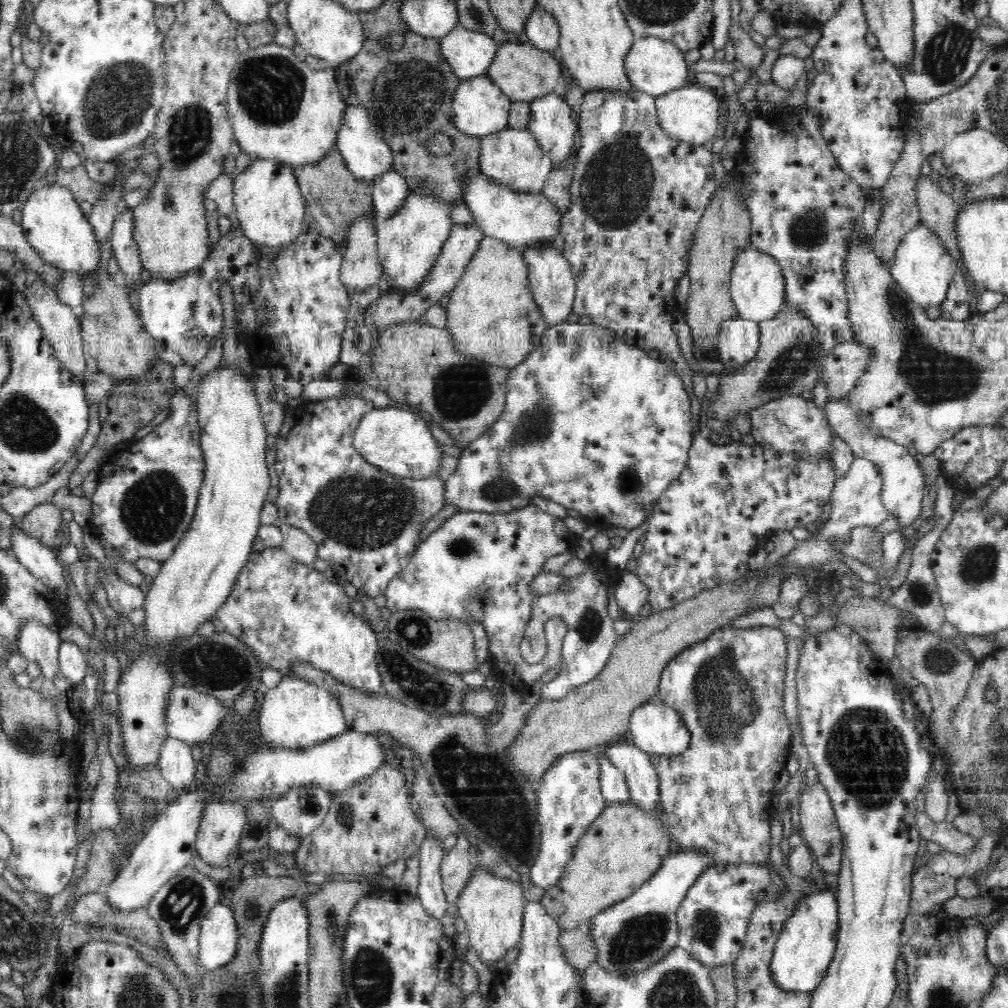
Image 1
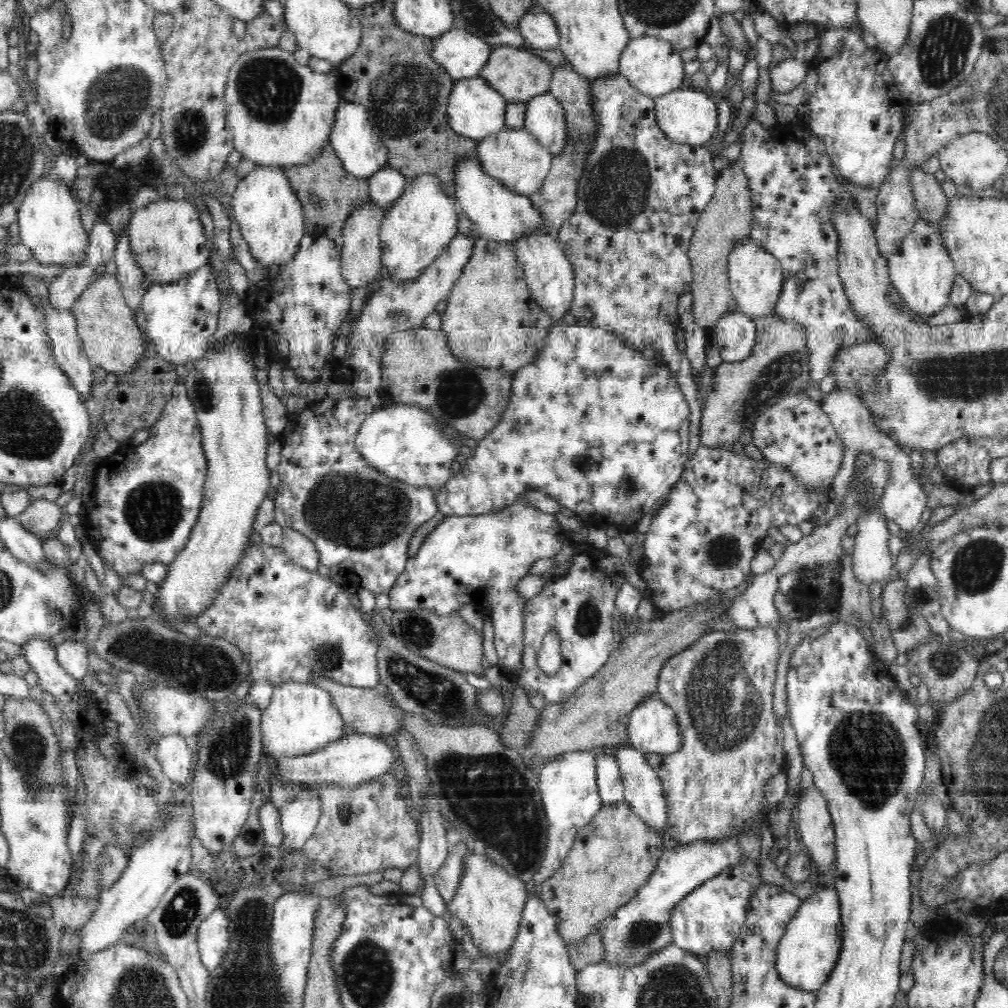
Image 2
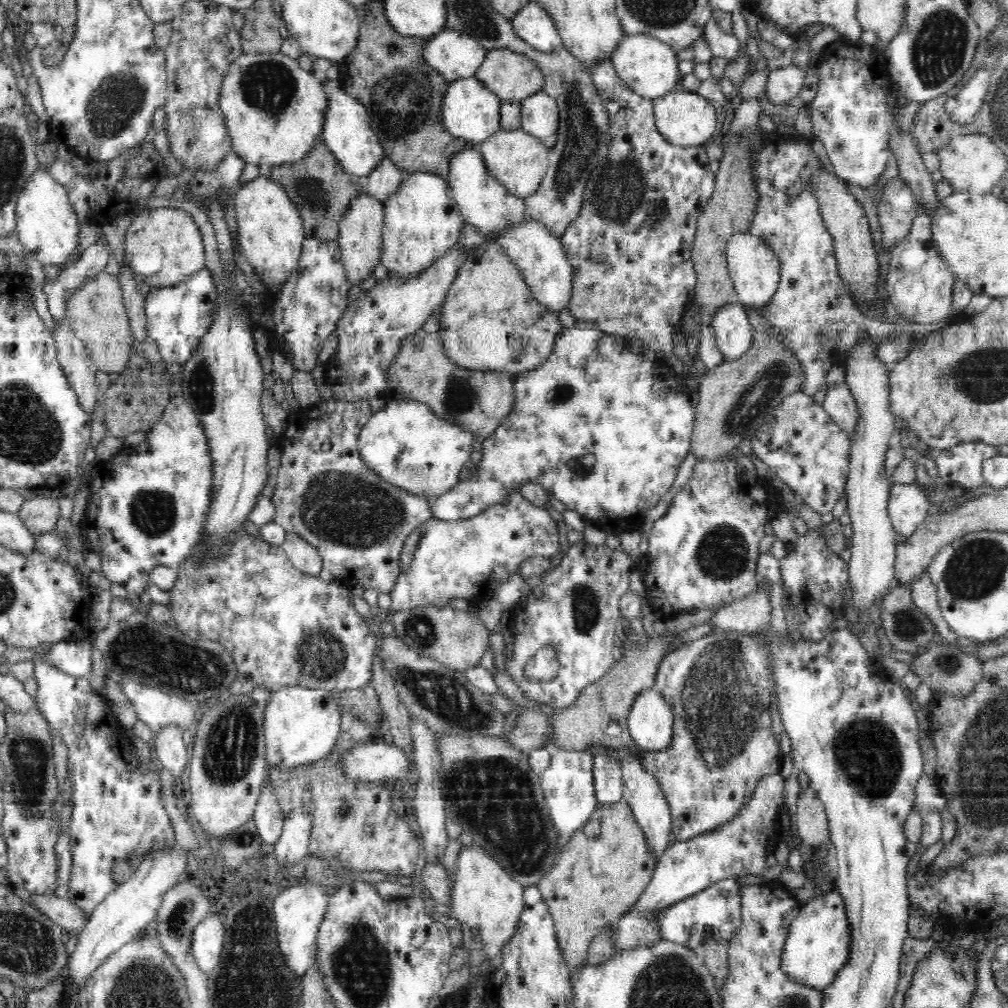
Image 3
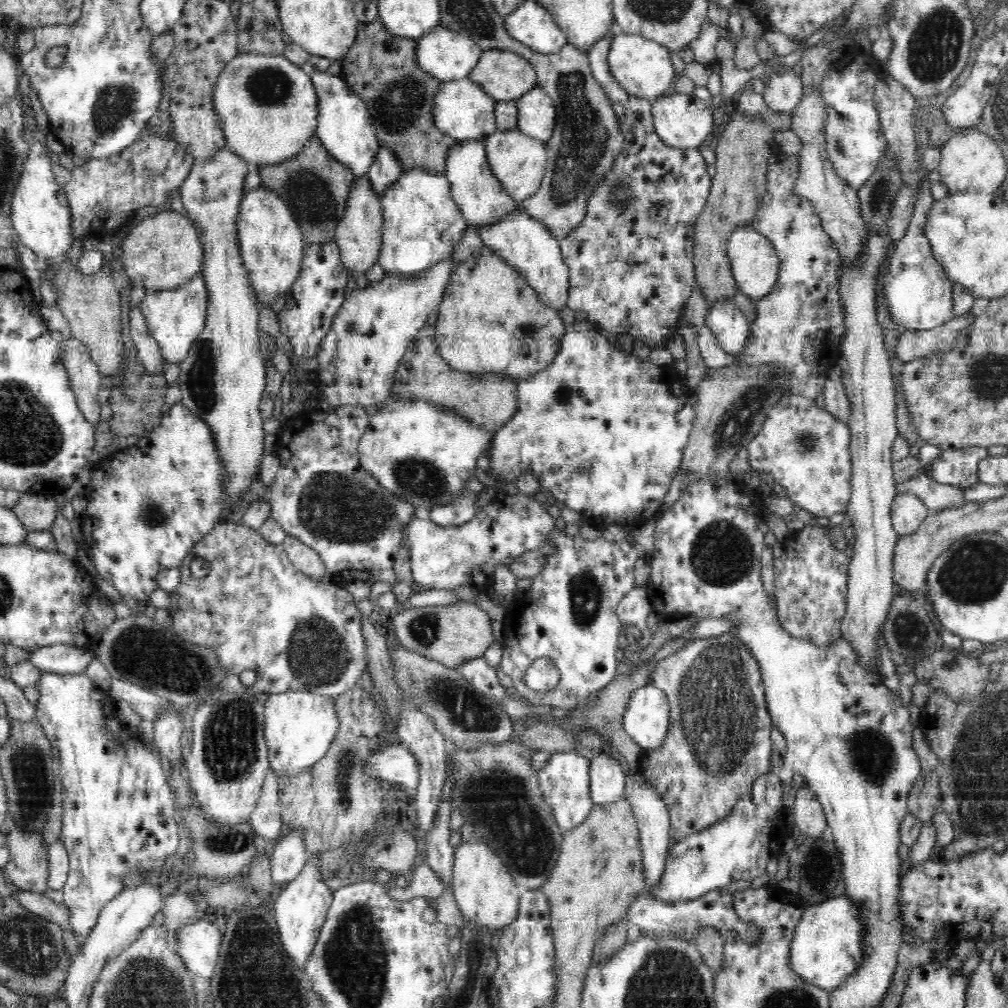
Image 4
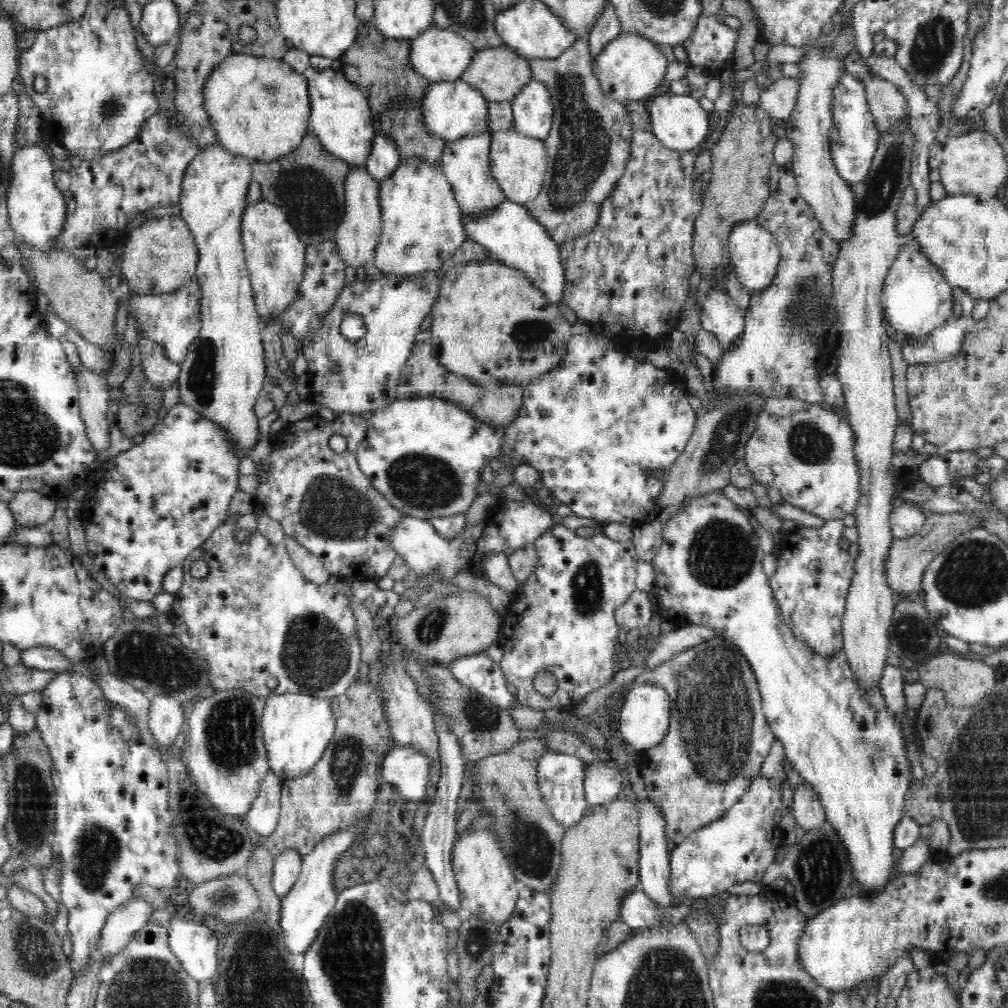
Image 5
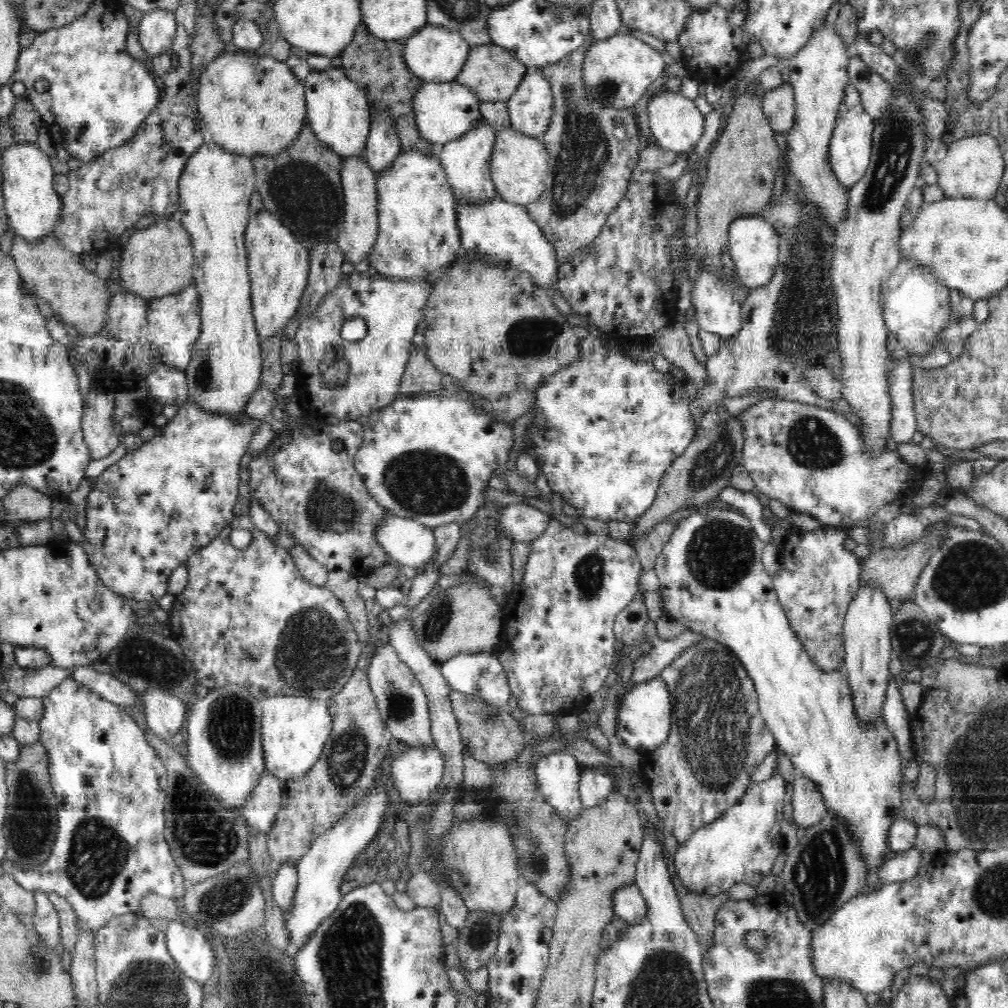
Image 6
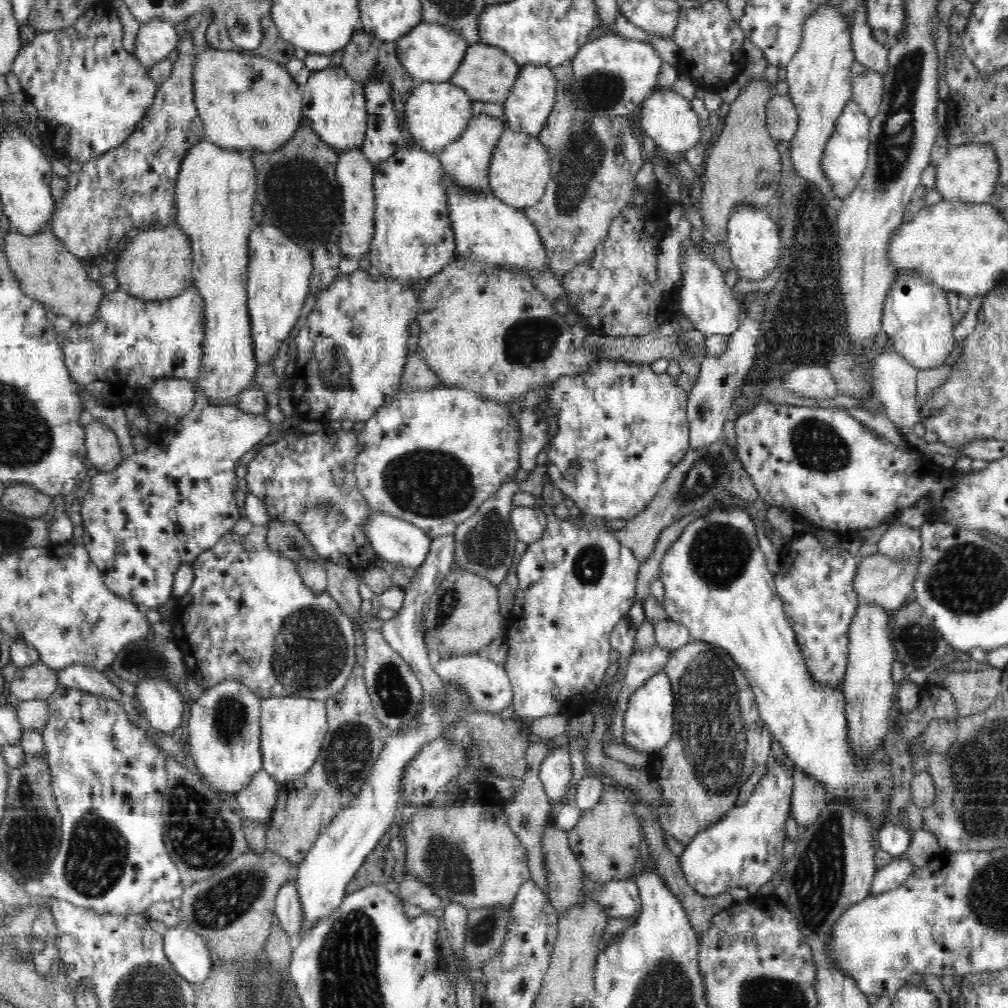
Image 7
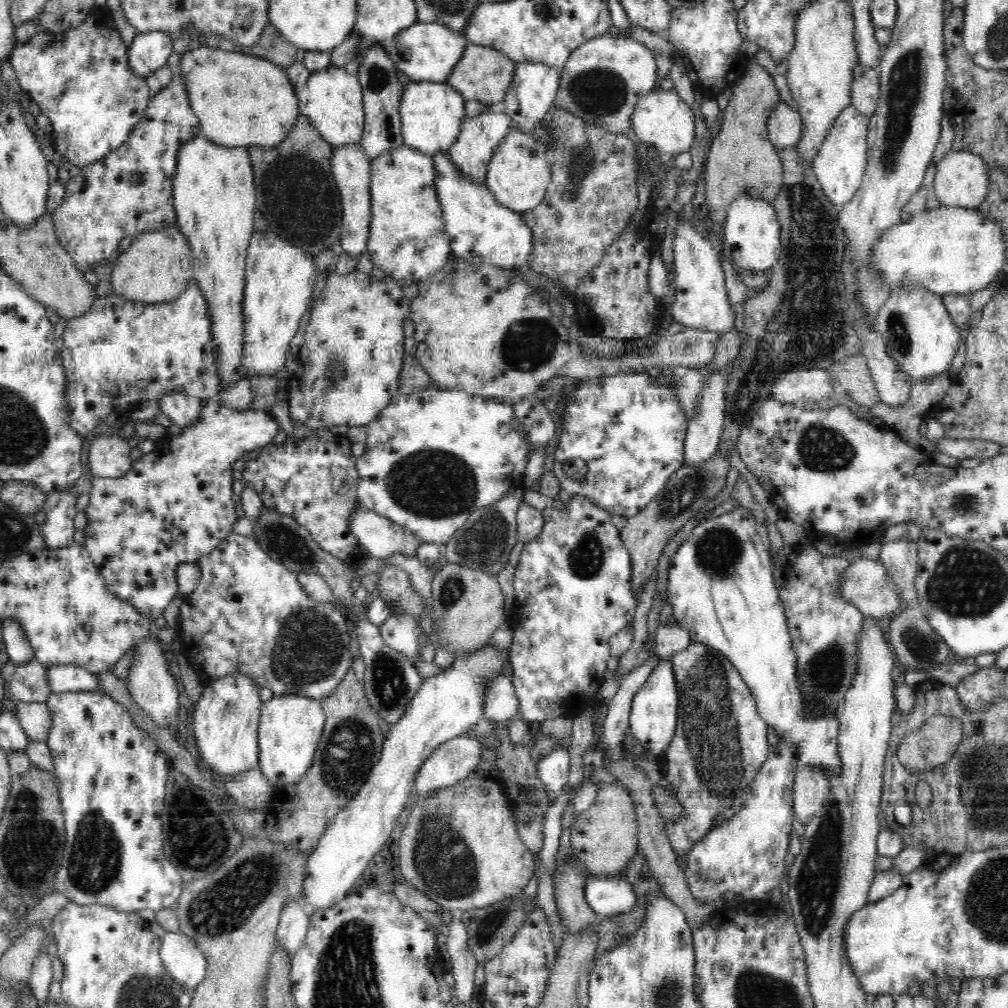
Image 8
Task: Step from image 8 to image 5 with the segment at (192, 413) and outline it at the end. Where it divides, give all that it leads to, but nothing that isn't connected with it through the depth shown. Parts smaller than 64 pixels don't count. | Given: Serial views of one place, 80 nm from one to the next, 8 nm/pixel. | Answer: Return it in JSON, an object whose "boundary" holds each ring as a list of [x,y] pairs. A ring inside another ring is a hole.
{"boundary":[[[137,329],[140,358],[145,378],[154,388],[166,392],[172,386],[176,386],[176,380],[178,381],[181,372],[180,365],[166,358],[164,348],[152,340],[147,340],[141,334],[141,330]]]}

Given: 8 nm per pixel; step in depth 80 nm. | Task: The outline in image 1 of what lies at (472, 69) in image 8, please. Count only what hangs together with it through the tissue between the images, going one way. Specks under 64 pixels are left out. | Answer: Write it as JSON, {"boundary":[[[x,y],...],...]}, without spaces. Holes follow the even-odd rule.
{"boundary":[[[505,42],[498,47],[494,62],[490,64],[485,76],[496,84],[496,87],[504,92],[504,95],[508,96],[511,103],[531,103],[538,98],[542,98],[542,96],[555,93],[563,80],[561,64],[554,58],[552,52],[540,50],[531,43],[516,42]]]}

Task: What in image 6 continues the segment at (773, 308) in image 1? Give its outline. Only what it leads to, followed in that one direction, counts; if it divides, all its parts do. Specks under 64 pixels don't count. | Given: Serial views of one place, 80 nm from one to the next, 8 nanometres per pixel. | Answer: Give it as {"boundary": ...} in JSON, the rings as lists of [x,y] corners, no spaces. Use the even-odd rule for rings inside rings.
{"boundary":[[[740,216],[730,223],[728,246],[731,259],[735,264],[735,272],[742,286],[750,290],[763,287],[774,277],[778,266],[778,236],[776,229],[762,216]]]}

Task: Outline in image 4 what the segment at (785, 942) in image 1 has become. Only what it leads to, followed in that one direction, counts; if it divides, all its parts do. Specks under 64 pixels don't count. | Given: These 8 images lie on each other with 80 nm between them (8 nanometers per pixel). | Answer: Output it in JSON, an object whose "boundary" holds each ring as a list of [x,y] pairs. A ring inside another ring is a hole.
{"boundary":[[[848,896],[828,898],[822,904],[804,909],[790,944],[790,967],[810,984],[827,991],[836,990],[860,968],[864,958],[862,942],[864,924],[856,903]]]}

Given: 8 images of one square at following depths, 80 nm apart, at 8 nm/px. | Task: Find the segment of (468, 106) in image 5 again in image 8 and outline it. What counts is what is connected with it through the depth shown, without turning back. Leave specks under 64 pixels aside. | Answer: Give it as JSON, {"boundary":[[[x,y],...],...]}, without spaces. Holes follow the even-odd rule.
{"boundary":[[[410,81],[403,88],[399,104],[404,145],[410,146],[427,155],[446,151],[460,135],[465,116],[466,99],[447,82]]]}

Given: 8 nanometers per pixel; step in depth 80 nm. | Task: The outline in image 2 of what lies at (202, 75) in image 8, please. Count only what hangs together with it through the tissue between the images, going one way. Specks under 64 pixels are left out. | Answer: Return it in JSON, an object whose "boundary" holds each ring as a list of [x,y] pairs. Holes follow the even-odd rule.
{"boundary":[[[279,46],[274,48],[262,48],[260,50],[254,50],[251,53],[243,49],[243,53],[240,55],[240,59],[236,64],[230,68],[228,82],[226,86],[226,92],[224,92],[224,105],[227,109],[227,124],[234,136],[234,148],[238,150],[243,158],[246,160],[253,160],[255,163],[261,166],[282,166],[286,168],[289,165],[301,165],[312,160],[316,155],[320,154],[321,148],[330,142],[330,132],[334,128],[334,119],[336,111],[342,102],[339,90],[337,88],[337,78],[332,77],[329,73],[318,73],[311,70],[308,65],[300,65],[296,61],[294,53],[286,52]]]}

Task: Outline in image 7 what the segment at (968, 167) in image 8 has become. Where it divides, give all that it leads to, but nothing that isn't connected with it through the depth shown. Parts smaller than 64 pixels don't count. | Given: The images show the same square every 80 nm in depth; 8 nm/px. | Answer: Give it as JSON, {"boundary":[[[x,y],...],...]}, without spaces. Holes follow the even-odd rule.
{"boundary":[[[968,145],[950,147],[948,154],[937,165],[935,188],[944,201],[983,204],[988,203],[996,179],[999,177],[999,162],[992,145]]]}

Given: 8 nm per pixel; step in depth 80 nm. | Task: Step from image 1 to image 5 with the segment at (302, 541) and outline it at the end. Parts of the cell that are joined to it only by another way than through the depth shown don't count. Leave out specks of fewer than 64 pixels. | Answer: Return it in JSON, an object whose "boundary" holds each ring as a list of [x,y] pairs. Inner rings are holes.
{"boundary":[[[288,536],[283,541],[289,558],[296,568],[302,572],[306,580],[315,584],[325,584],[329,580],[329,573],[325,570],[324,564],[316,555],[312,555],[304,546]]]}

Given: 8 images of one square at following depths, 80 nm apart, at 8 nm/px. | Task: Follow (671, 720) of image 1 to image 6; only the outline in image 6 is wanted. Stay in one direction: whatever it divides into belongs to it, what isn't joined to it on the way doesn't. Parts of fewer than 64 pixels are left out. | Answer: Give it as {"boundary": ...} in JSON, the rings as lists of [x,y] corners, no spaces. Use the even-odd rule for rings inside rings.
{"boundary":[[[657,675],[646,683],[630,687],[629,692],[623,696],[615,734],[622,741],[623,746],[629,746],[632,750],[645,755],[666,742],[670,734],[671,716],[672,705],[668,686]]]}

